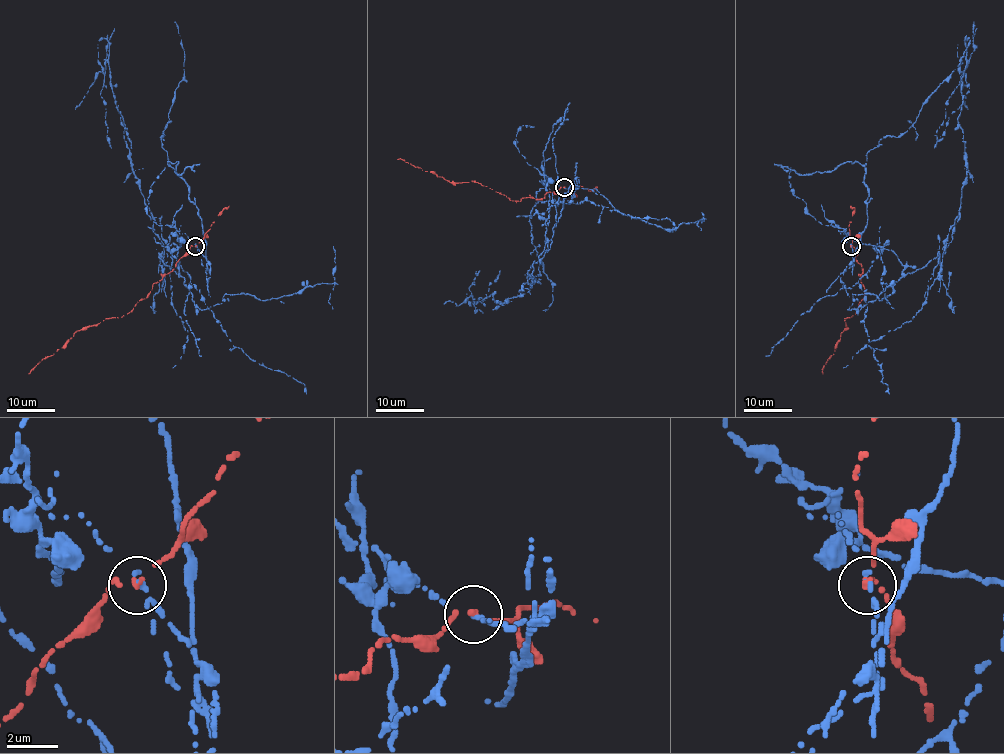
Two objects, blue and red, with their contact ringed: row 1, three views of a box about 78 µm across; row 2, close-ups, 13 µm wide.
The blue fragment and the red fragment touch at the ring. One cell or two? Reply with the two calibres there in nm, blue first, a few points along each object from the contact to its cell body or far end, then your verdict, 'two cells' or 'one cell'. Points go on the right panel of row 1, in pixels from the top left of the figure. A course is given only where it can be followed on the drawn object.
200/240 nm | blue via (850, 245), (840, 228), (892, 250), (905, 274), (942, 261), (966, 176), (958, 123), (966, 62), (934, 147) | red via (850, 246), (861, 266), (865, 296), (855, 314), (844, 319), (846, 326), (823, 373) | two cells

